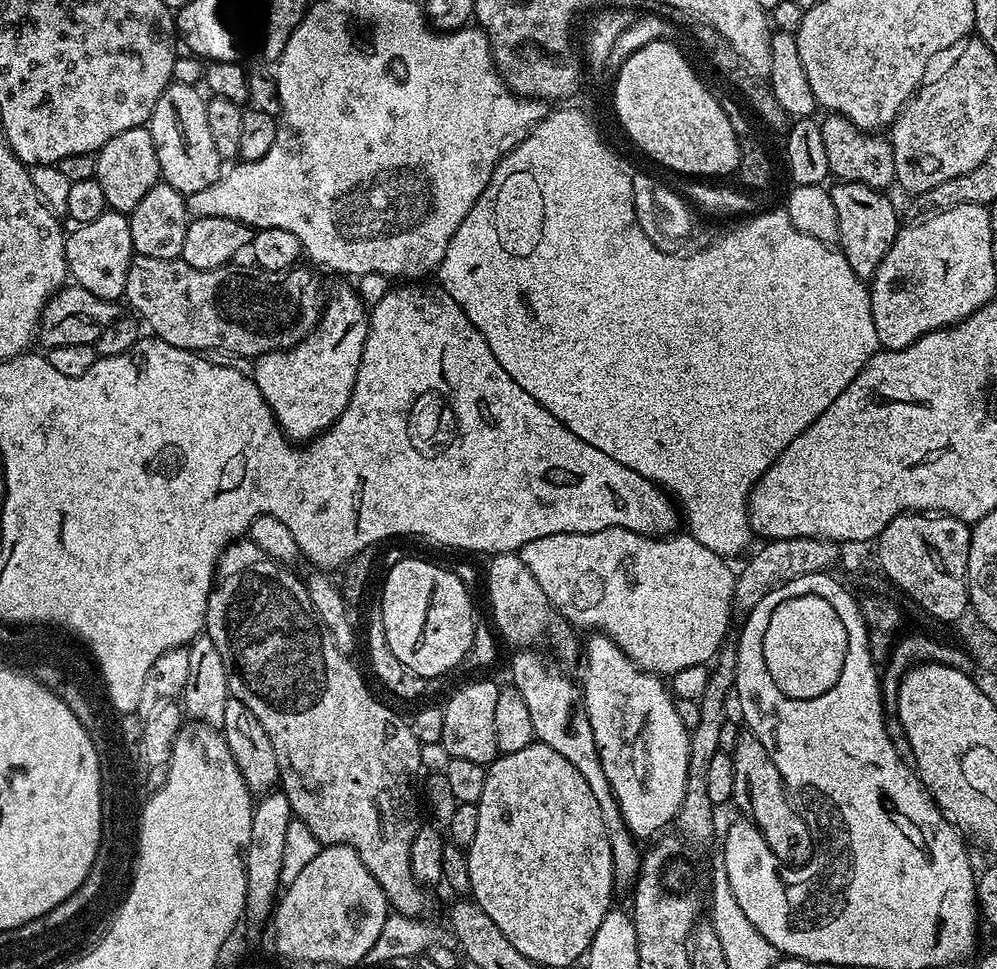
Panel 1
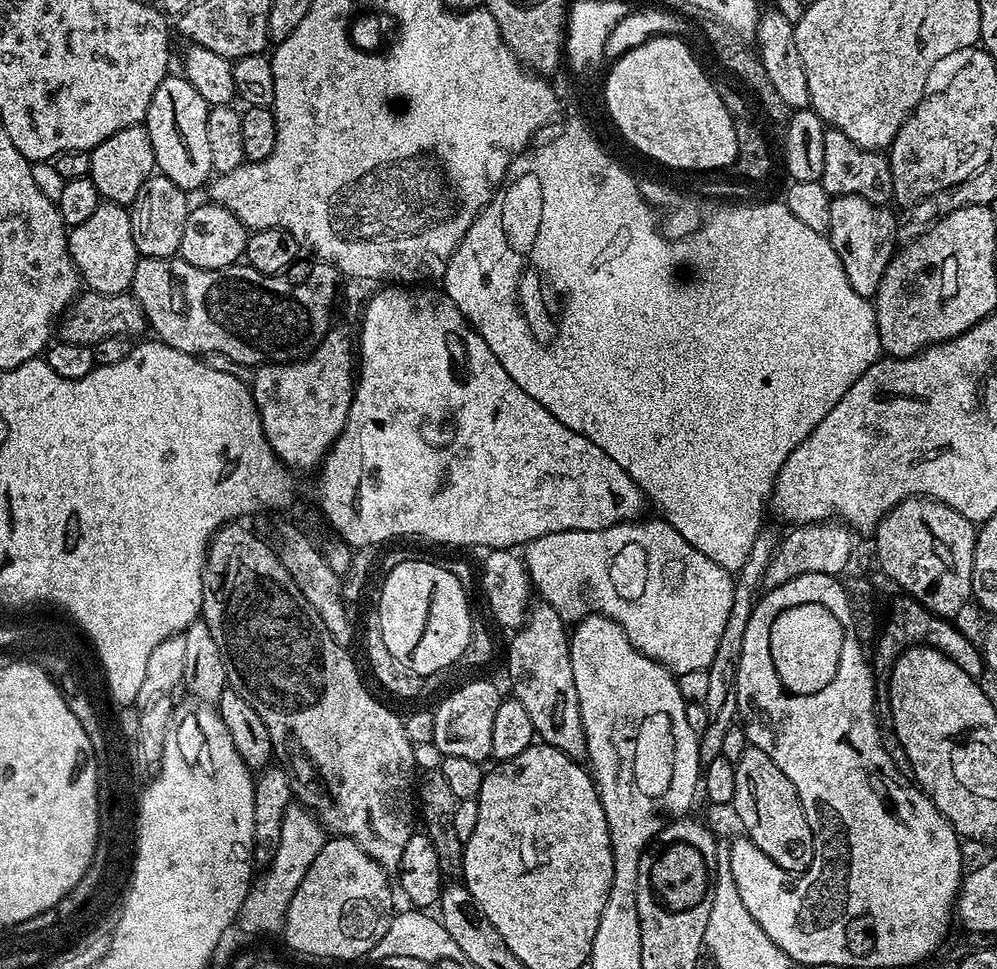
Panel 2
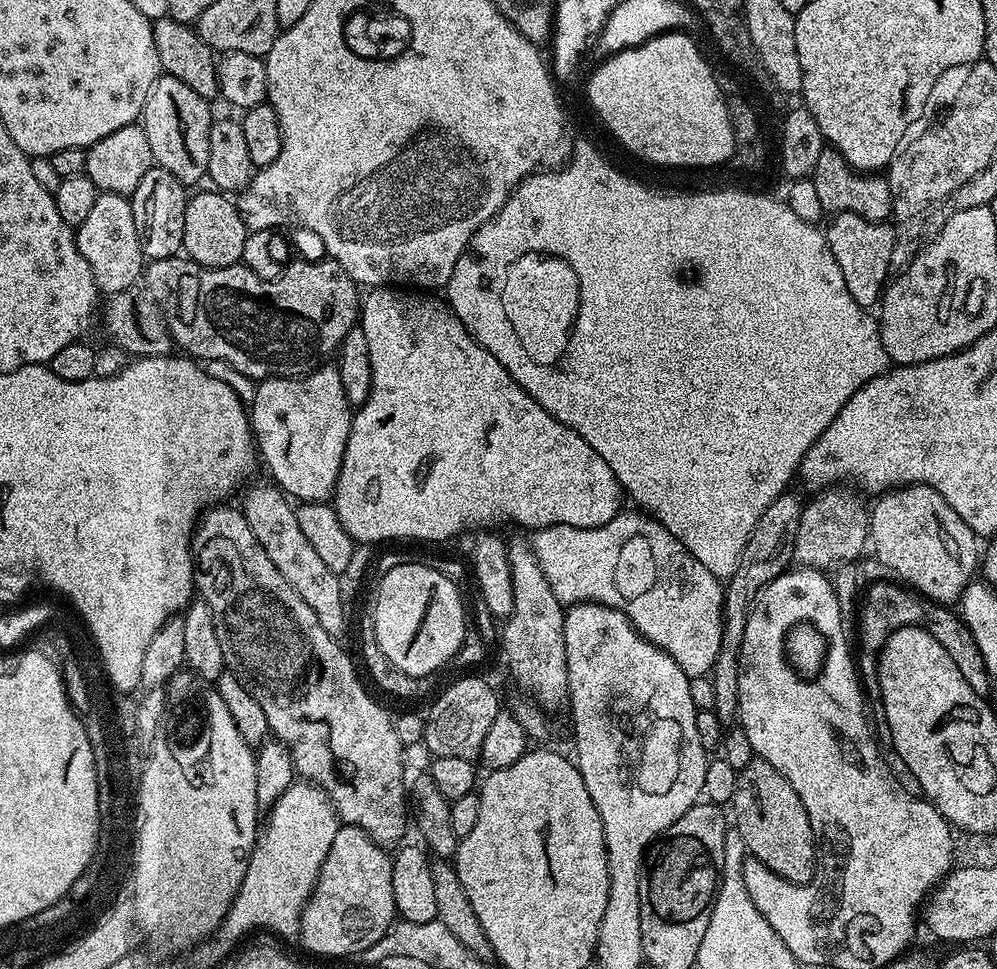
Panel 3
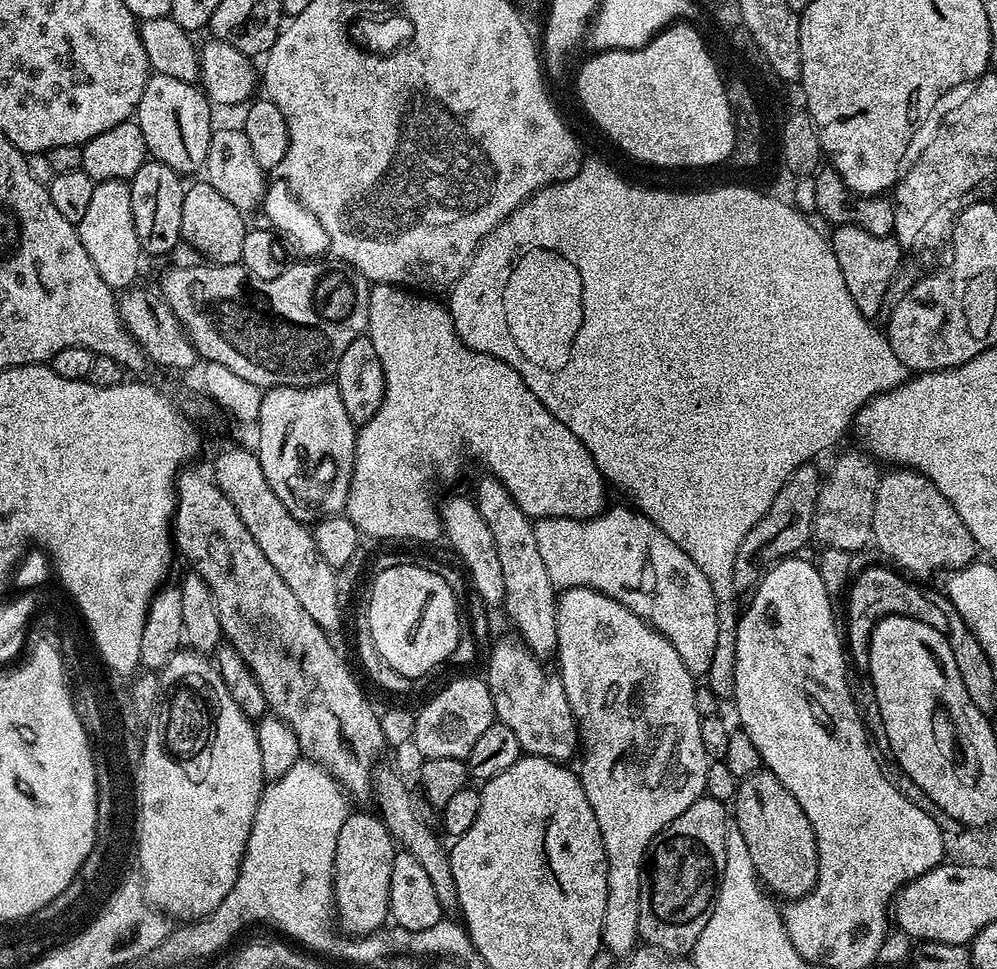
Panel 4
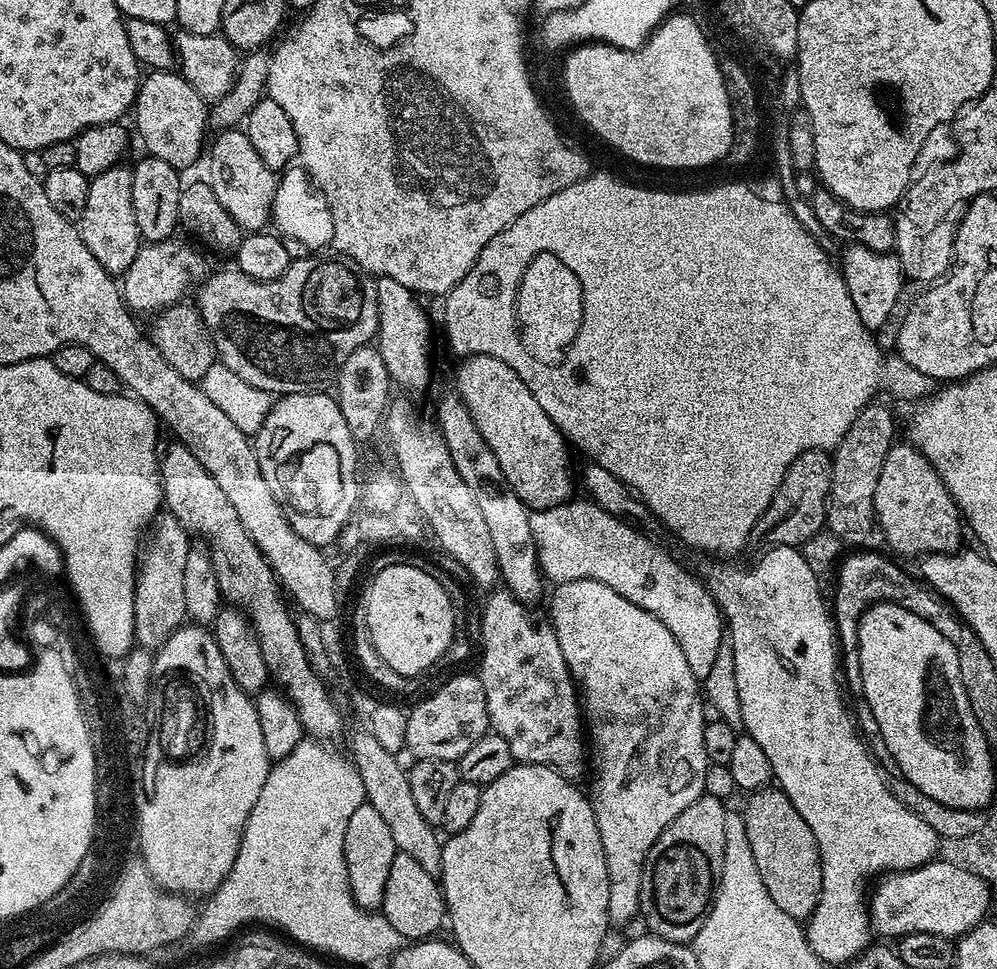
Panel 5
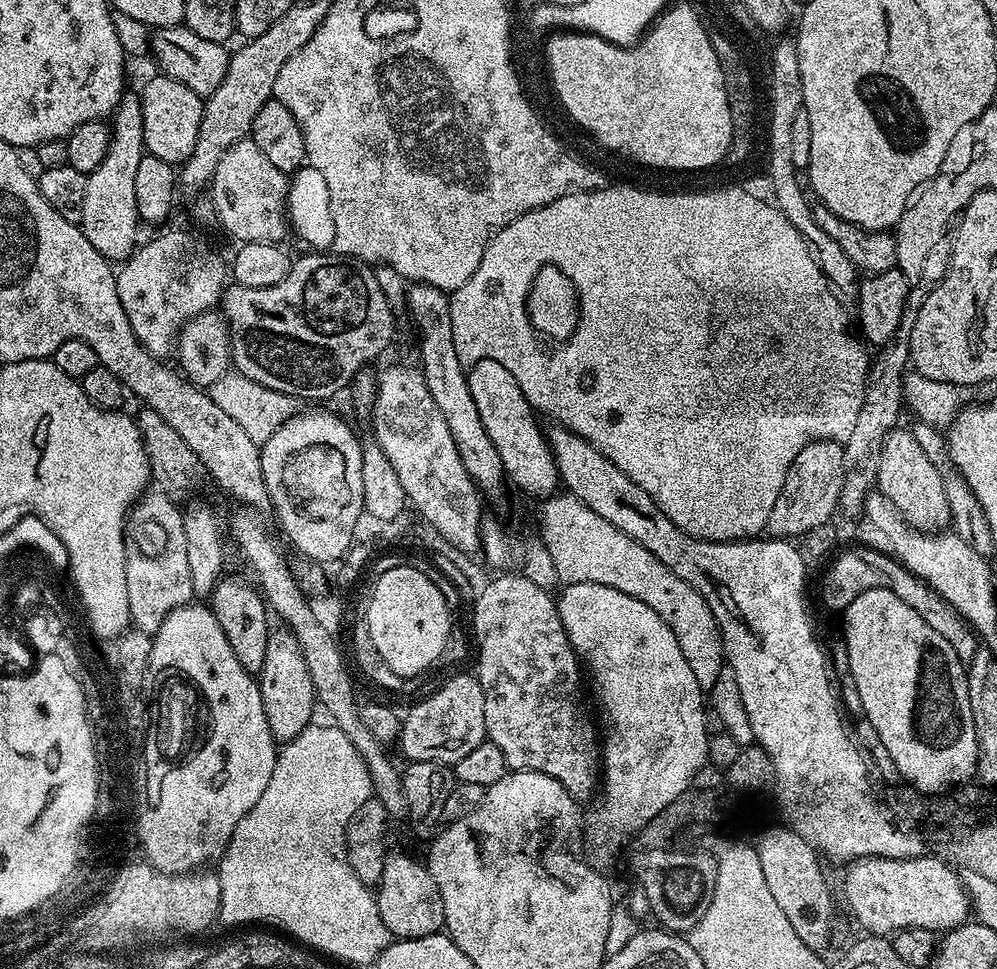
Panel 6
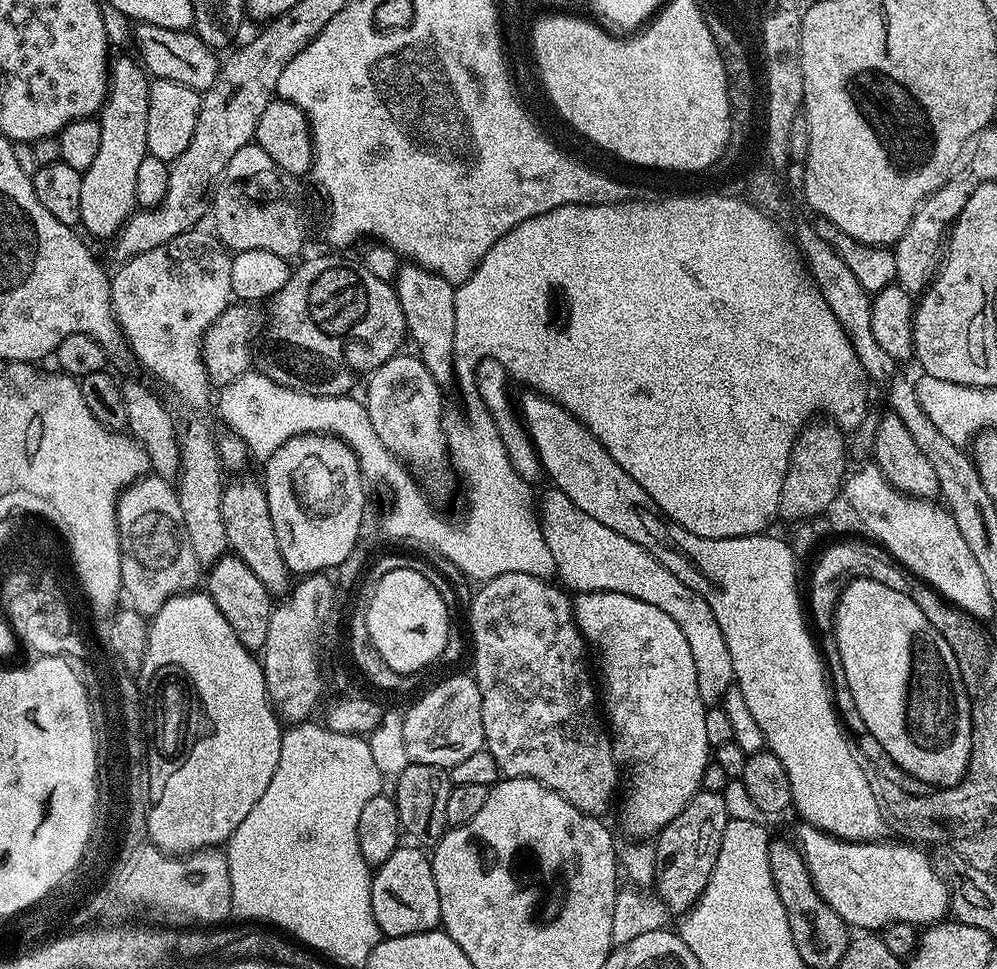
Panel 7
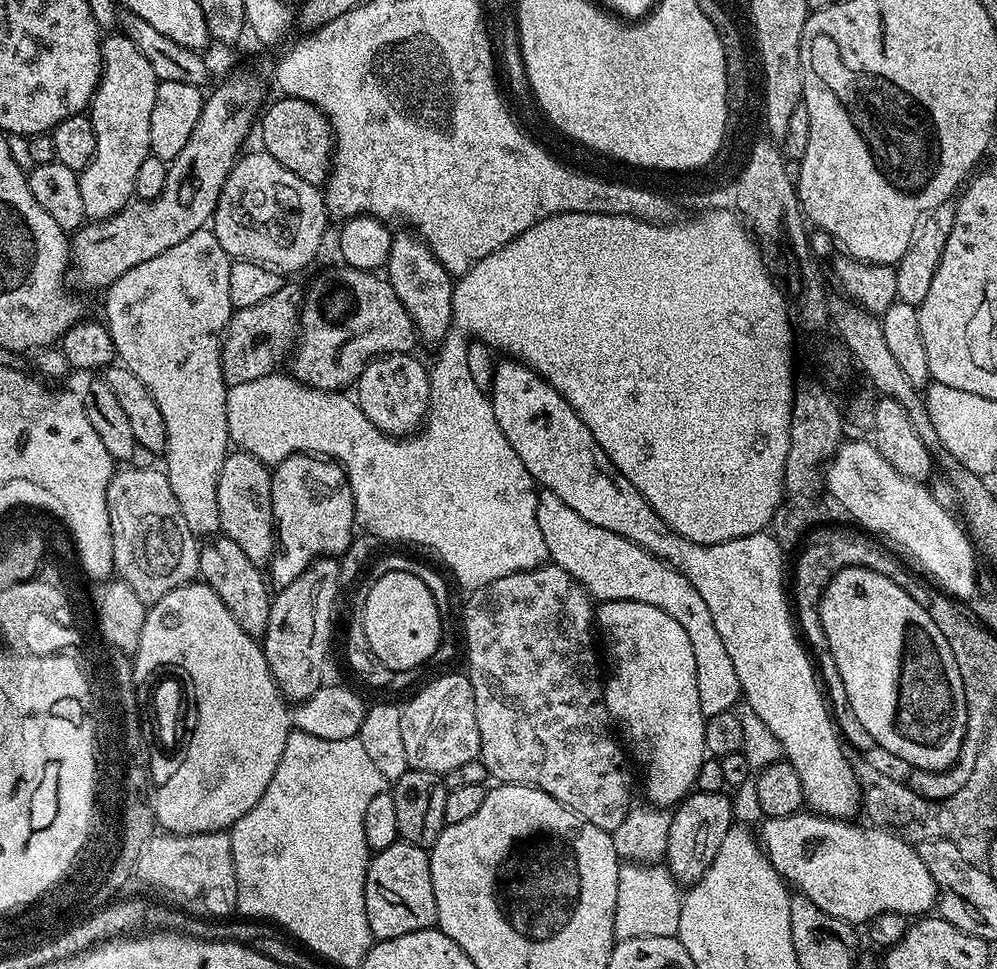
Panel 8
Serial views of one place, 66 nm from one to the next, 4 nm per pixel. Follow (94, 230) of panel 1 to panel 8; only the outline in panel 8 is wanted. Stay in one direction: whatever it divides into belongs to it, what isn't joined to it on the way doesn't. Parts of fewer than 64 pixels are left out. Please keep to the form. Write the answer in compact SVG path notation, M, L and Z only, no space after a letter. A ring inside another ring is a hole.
M108 34L103 37L100 45L100 84L92 96L92 103L86 115L92 119L96 145L94 158L79 173L82 186L82 206L86 209L89 221L105 220L118 214L127 204L131 204L136 191L134 177L138 175L138 166L146 162L151 153L150 146L150 114L154 111L157 78L149 59L138 48L134 41L121 34Z

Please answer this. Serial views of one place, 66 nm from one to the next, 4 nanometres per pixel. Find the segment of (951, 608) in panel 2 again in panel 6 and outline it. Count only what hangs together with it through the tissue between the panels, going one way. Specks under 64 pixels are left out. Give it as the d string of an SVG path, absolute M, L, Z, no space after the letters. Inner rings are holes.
M904 426L893 428L882 442L882 462L878 462L875 487L892 503L892 508L910 528L917 532L939 533L952 523L950 502L946 502L946 486L942 474L934 470L934 462L926 458L914 434Z

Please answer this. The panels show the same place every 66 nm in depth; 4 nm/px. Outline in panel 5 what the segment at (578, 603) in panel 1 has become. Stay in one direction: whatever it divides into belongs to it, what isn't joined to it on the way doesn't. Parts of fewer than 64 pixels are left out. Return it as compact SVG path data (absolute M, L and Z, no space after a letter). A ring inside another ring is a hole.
M573 498L565 504L529 511L530 534L534 534L541 572L553 585L575 580L606 582L626 602L634 602L634 606L654 614L674 634L674 642L682 646L690 674L704 681L713 668L719 643L726 636L723 615L707 583L687 572L654 541L647 540L639 527L602 510L591 499L583 499Z

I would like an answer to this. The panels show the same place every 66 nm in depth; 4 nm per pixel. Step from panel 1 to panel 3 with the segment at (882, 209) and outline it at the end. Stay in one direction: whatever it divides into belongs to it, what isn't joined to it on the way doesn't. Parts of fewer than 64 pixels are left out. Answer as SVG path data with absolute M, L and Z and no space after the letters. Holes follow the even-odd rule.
M838 212L831 217L832 225L826 228L828 245L834 254L834 262L842 270L846 290L858 306L872 310L879 305L882 293L889 283L888 267L892 264L892 255L896 252L896 232L891 223L867 220L853 212Z

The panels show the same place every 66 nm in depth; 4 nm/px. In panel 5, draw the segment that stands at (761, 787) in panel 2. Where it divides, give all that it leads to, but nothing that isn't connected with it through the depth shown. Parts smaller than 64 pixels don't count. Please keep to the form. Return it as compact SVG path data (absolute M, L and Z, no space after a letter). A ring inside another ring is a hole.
M778 786L760 788L747 800L748 805L742 808L746 838L750 838L750 851L758 865L758 874L762 874L766 894L770 894L776 905L790 914L790 918L807 921L822 894L822 862L814 830L810 830L806 818L794 810L791 796Z

